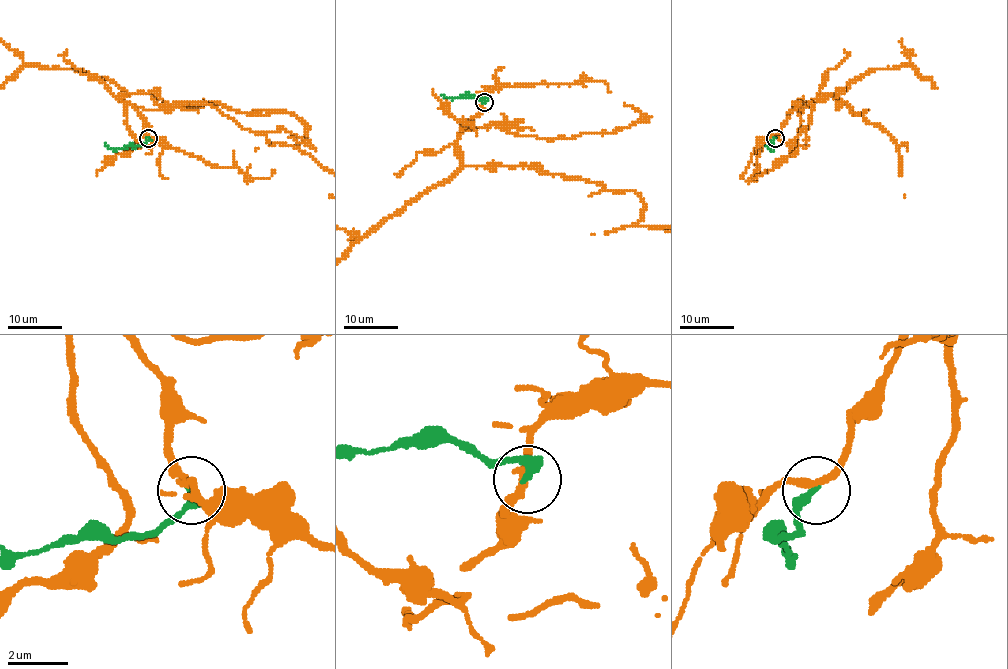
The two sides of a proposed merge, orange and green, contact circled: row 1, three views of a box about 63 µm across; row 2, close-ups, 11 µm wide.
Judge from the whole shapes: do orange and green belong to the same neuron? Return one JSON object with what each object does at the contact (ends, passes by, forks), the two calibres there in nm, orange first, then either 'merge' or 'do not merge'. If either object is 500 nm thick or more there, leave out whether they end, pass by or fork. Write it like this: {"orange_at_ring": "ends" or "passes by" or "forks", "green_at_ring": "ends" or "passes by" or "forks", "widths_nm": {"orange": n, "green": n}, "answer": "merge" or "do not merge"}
{"orange_at_ring": "passes by", "green_at_ring": "ends", "widths_nm": {"orange": 260, "green": 360}, "answer": "do not merge"}

